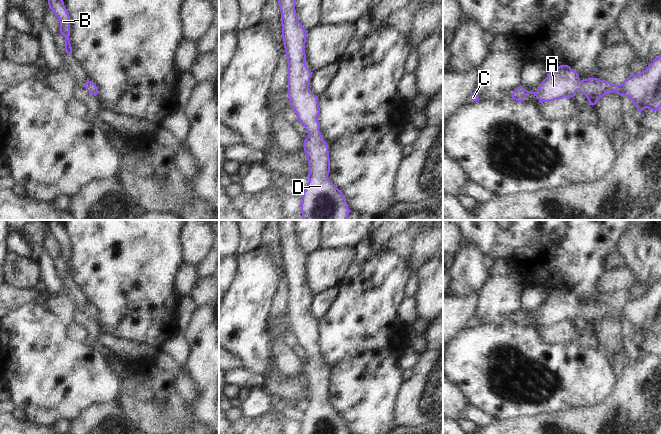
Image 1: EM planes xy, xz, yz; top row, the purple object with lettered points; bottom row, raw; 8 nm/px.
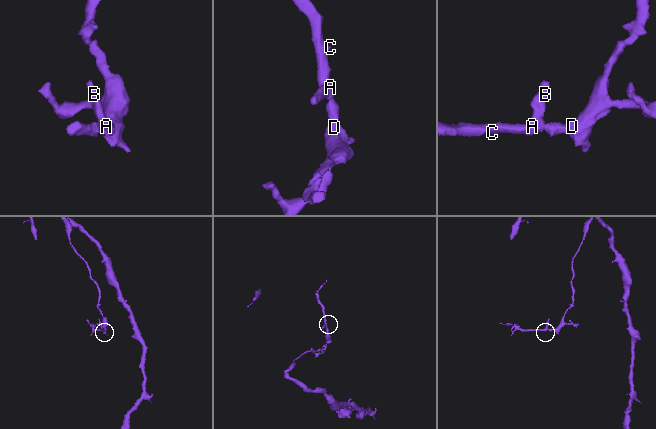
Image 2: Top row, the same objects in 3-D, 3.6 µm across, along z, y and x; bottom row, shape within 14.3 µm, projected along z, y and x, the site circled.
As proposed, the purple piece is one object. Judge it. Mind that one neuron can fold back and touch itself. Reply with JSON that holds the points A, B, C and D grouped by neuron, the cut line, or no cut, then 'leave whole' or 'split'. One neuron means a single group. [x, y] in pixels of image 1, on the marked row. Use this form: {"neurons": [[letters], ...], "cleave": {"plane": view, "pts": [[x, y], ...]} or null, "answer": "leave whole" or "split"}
{"neurons": [["A", "B", "C", "D"]], "cleave": null, "answer": "leave whole"}

